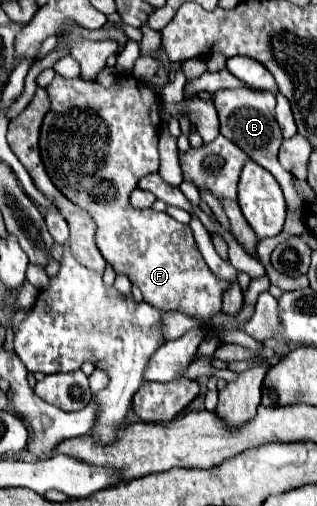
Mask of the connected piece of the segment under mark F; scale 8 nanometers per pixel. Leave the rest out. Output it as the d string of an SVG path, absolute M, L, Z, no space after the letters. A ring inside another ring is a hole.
M55 75L55 79L51 81L51 85L47 87L47 93L49 93L49 99L51 99L51 107L43 119L43 125L41 125L41 137L39 137L39 149L41 149L41 159L43 159L43 165L51 177L51 181L55 183L55 187L59 187L59 191L71 199L75 205L83 207L85 211L91 213L91 217L95 219L97 223L97 243L99 243L99 251L101 255L105 257L107 263L113 265L115 273L125 273L143 293L143 299L155 307L165 307L167 311L183 311L187 315L193 315L193 317L199 317L199 319L205 319L213 313L219 313L221 311L221 295L223 291L229 287L227 281L221 281L217 279L211 269L207 267L207 263L203 261L197 245L195 245L195 239L193 239L193 233L189 229L189 225L183 225L183 223L177 223L173 217L169 217L167 213L155 213L153 209L133 209L129 205L129 195L131 191L137 187L137 181L145 175L151 175L151 173L157 173L159 169L159 151L157 151L157 143L159 143L159 125L161 125L161 97L157 95L155 89L149 89L147 83L135 79L133 75L121 75L121 81L117 79L111 87L103 87L101 83L97 81L83 81L83 79L67 79L63 75Z

